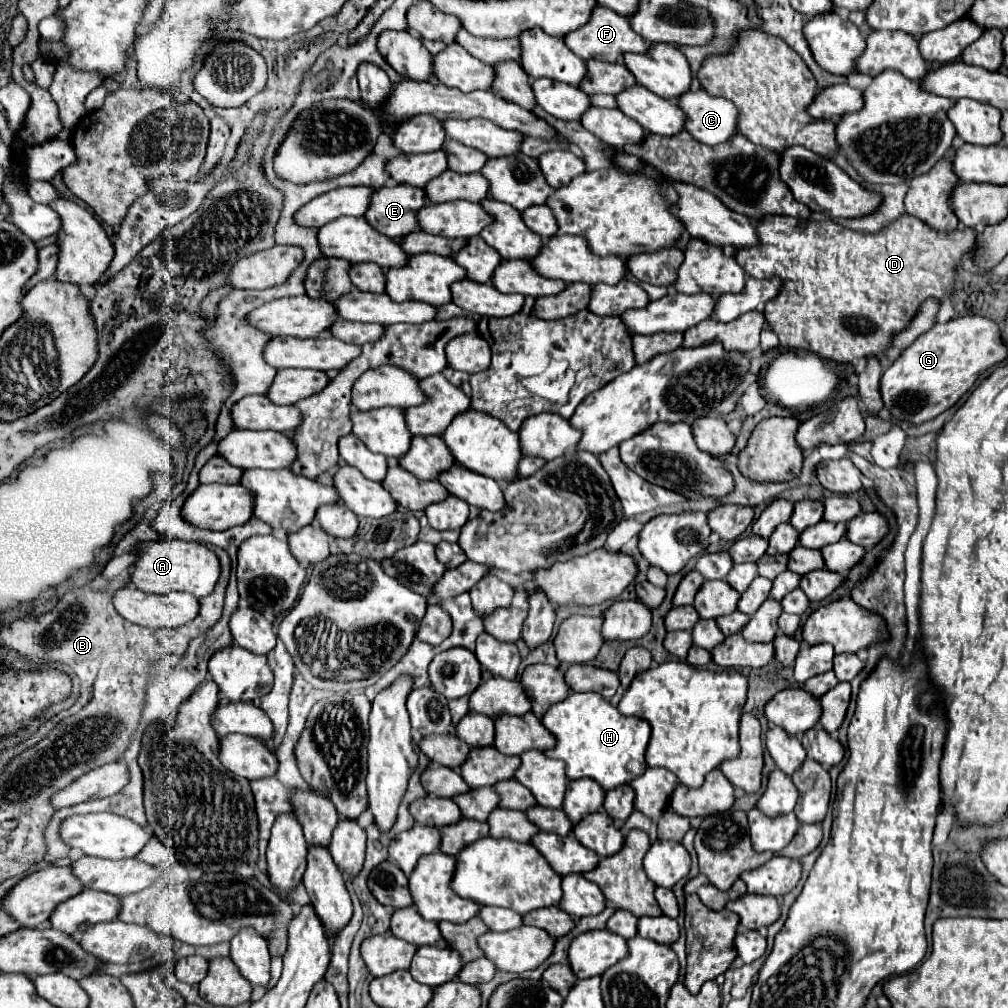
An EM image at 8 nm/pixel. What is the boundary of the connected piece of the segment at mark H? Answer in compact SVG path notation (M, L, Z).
M571 693L567 699L549 707L541 721L557 739L557 745L543 753L551 759L565 761L569 779L591 777L609 791L617 785L629 784L646 769L643 755L651 733L649 723L639 717L621 715L599 693Z

